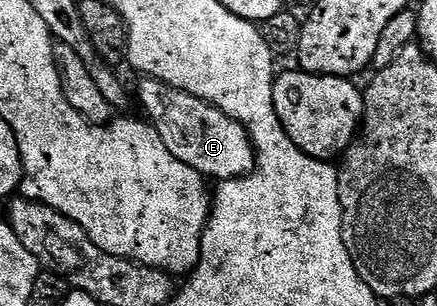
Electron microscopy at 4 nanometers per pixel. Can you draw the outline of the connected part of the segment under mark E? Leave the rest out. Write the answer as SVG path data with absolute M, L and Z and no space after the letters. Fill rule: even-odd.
M143 76L141 80L138 93L136 89L137 102L139 99L150 124L160 139L164 139L164 147L168 147L180 163L188 163L188 167L214 183L231 181L252 172L256 164L254 145L250 133L236 123L236 119L224 115L224 111L209 105L204 99L188 95L154 77Z

